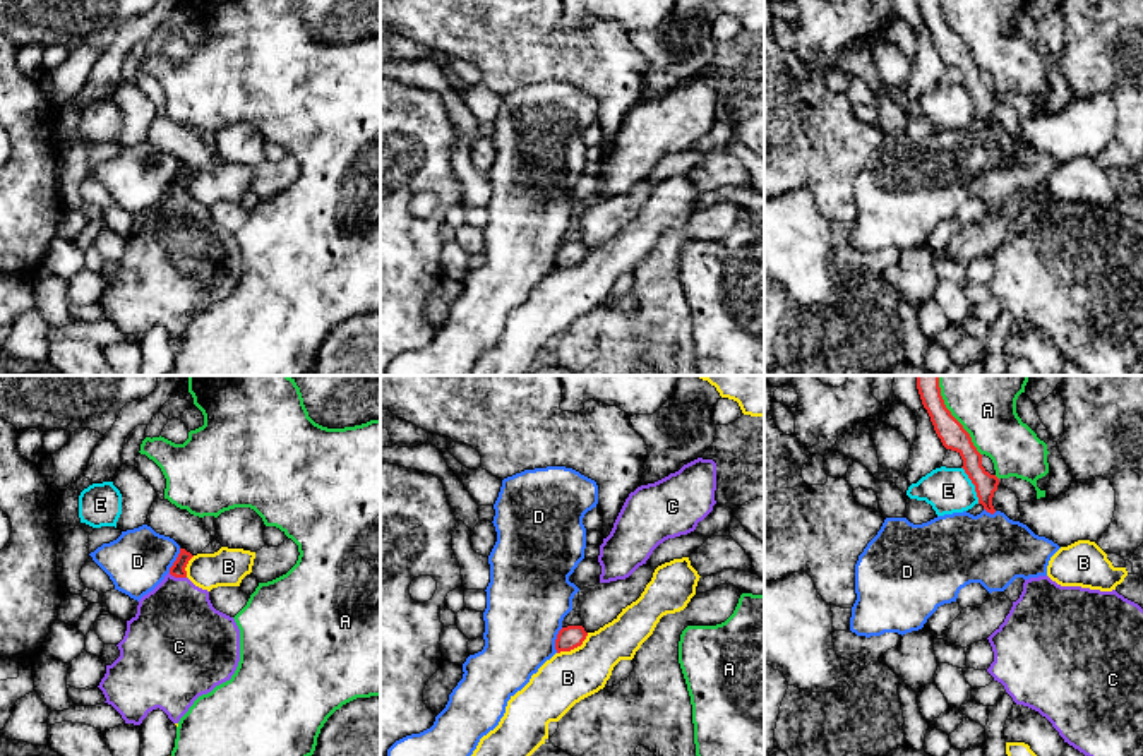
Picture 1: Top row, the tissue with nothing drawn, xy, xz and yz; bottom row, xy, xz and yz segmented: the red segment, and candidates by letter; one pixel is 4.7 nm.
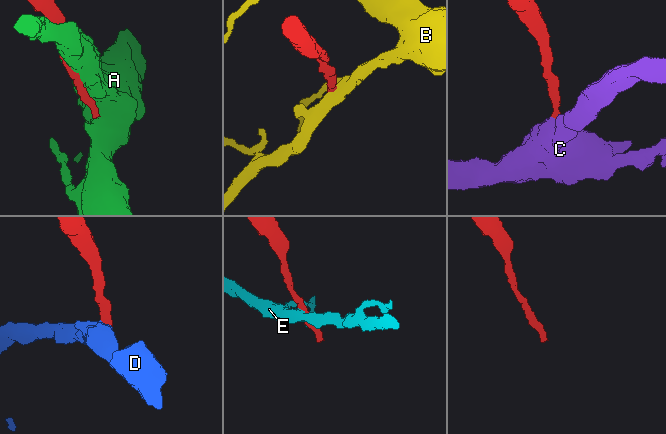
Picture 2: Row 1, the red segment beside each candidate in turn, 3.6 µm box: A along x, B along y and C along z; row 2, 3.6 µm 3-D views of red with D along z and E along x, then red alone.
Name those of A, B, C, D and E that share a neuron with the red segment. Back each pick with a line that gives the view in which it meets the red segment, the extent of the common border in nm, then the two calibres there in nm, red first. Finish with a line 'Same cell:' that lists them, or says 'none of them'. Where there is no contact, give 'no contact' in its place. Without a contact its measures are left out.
C: meets red in xy; contact 90 nm long; 70 nm thick on the red side, 400 nm on the other
Same cell: C

